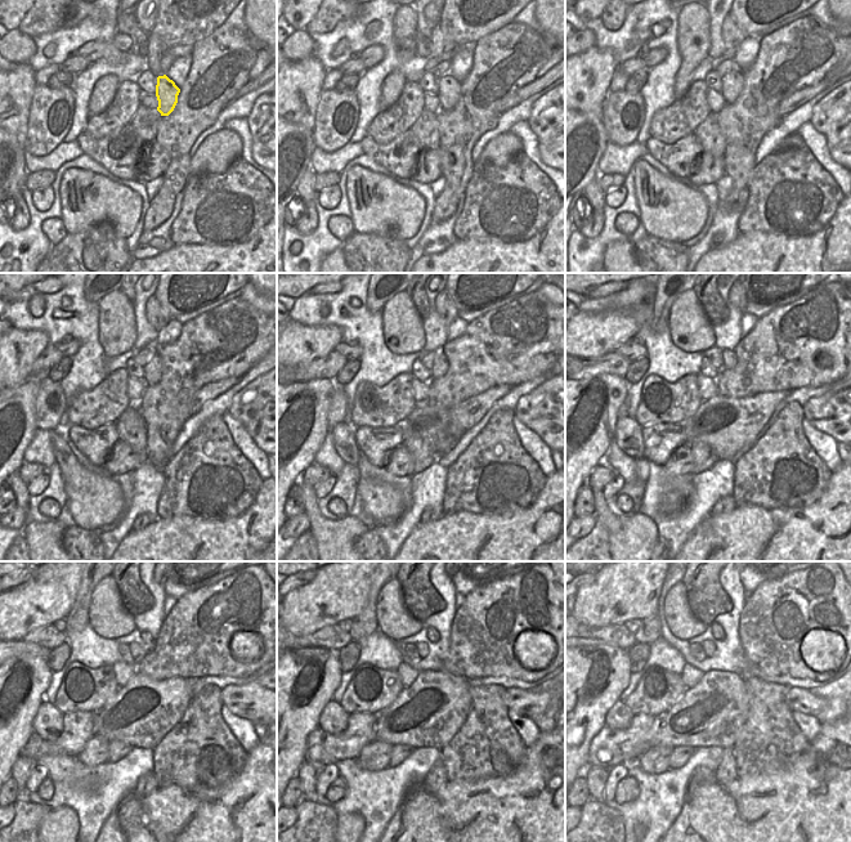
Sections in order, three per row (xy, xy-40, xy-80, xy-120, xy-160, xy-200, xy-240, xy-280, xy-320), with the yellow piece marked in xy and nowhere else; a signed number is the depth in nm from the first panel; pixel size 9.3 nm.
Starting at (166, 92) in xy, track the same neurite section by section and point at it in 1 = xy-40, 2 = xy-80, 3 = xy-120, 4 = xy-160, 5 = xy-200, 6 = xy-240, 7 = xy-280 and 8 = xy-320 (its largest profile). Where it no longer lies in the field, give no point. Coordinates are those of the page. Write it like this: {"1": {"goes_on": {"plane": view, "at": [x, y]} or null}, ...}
{"1": {"goes_on": {"plane": "xy-40", "at": [449, 89]}}, "2": {"goes_on": {"plane": "xy-80", "at": [733, 83]}}, "3": {"goes_on": {"plane": "xy-120", "at": [153, 370]}}, "4": {"goes_on": {"plane": "xy-160", "at": [440, 362]}}, "5": {"goes_on": {"plane": "xy-200", "at": [729, 359]}}, "6": {"goes_on": {"plane": "xy-240", "at": [149, 644]}}, "7": {"goes_on": {"plane": "xy-280", "at": [433, 635]}}, "8": {"goes_on": {"plane": "xy-320", "at": [717, 631]}}}

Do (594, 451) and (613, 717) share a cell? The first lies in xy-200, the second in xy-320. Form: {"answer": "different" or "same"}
{"answer": "different"}

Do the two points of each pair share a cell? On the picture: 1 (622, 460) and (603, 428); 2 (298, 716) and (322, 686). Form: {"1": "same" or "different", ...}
{"1": "different", "2": "same"}

